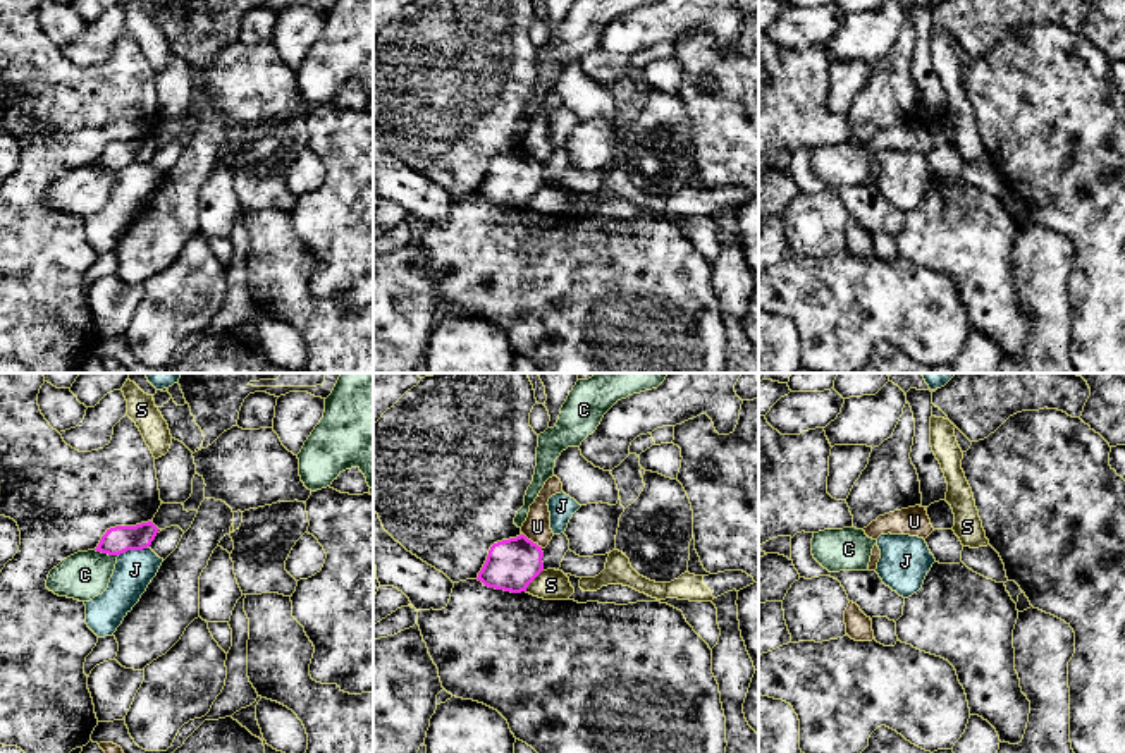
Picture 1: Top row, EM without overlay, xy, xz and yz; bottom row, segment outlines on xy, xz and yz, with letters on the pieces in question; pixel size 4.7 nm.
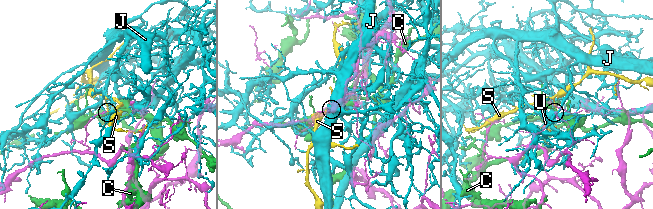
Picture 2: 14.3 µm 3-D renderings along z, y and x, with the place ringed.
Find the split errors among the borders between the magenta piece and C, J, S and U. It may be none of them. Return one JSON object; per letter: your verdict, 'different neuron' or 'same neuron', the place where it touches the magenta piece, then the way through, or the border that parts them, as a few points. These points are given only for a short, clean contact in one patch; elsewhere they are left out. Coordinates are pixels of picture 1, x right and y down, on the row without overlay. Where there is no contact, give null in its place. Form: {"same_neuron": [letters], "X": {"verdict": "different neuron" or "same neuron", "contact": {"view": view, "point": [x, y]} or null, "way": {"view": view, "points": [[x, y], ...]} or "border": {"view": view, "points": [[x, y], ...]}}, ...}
{"same_neuron": [], "C": {"verdict": "different neuron", "contact": {"view": "xy", "point": [107, 167]}}, "J": {"verdict": "different neuron", "contact": {"view": "xy", "point": [133, 164]}}, "S": {"verdict": "different neuron", "contact": {"view": "xz", "point": [534, 193]}, "border": {"view": "xz", "points": [[542, 184], [525, 205]]}}, "U": {"verdict": "different neuron", "contact": {"view": "xz", "point": [532, 157]}, "border": {"view": "xz", "points": [[523, 148], [542, 162]]}}}

